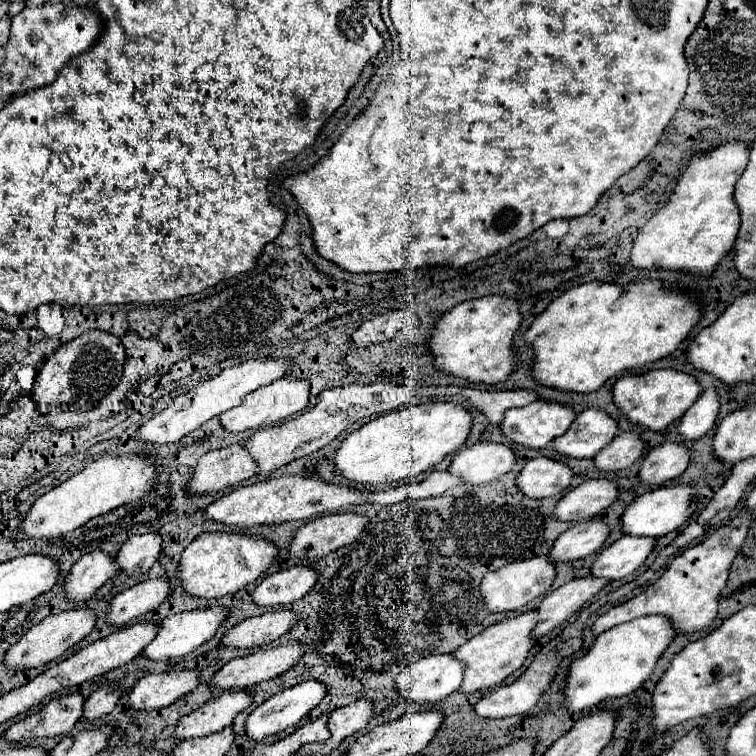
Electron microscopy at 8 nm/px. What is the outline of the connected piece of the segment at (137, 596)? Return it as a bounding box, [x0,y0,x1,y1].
[108,577,172,625]

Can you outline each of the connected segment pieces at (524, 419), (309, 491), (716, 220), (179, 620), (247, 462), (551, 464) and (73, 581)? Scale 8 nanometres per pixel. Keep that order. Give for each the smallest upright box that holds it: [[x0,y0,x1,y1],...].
[[502,399,578,449],[206,471,460,529],[632,141,750,275],[144,607,230,661],[188,443,258,495],[518,457,574,499],[66,549,120,601]]

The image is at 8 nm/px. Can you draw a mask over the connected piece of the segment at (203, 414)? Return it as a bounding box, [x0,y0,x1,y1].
[134,359,294,443]

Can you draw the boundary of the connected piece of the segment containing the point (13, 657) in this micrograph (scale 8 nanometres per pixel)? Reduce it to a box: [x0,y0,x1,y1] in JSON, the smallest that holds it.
[6,607,98,669]

